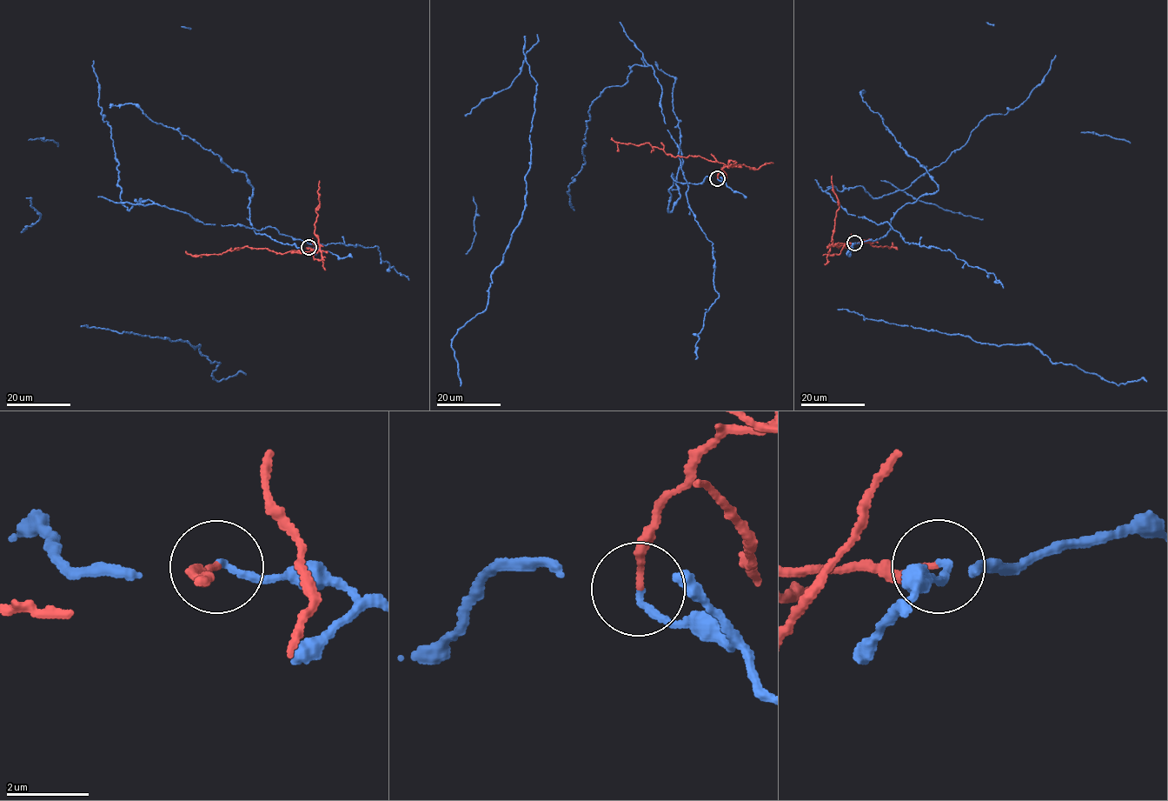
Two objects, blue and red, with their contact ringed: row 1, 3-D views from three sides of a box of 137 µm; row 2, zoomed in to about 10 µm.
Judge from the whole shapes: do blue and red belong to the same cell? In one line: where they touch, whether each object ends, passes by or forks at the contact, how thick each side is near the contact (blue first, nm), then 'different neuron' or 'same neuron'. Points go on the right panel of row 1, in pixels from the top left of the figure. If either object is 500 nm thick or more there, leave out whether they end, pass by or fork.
at (854, 243); blue ends there; red ends there; 140 nm thick on the blue side, 140 nm on the other; different neuron

